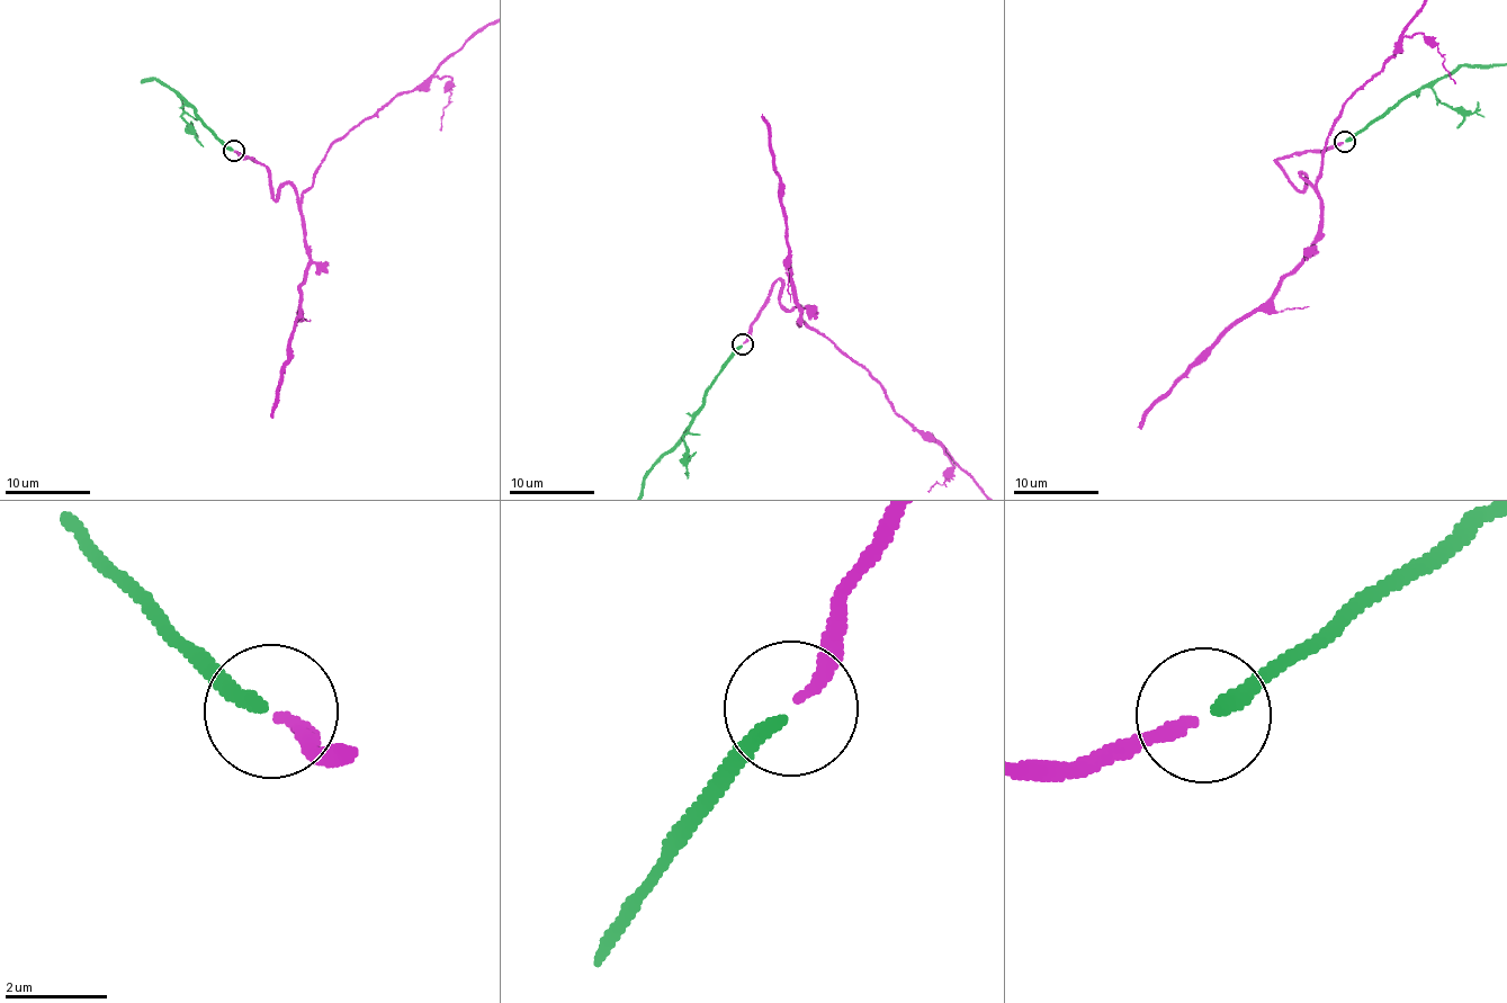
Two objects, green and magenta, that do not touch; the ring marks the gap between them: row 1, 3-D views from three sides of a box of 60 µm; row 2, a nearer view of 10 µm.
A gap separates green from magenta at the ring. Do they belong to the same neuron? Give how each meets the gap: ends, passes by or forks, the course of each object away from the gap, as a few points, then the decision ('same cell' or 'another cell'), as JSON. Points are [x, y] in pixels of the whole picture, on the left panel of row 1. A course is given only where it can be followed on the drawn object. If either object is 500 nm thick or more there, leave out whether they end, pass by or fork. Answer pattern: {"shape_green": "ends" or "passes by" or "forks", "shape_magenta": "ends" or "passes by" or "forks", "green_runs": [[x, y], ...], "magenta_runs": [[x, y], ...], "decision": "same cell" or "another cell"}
{"shape_green": "ends", "shape_magenta": "ends", "magenta_runs": [[234, 151], [261, 164], [275, 199], [281, 185], [301, 197], [329, 148], [491, 24]], "decision": "another cell"}

